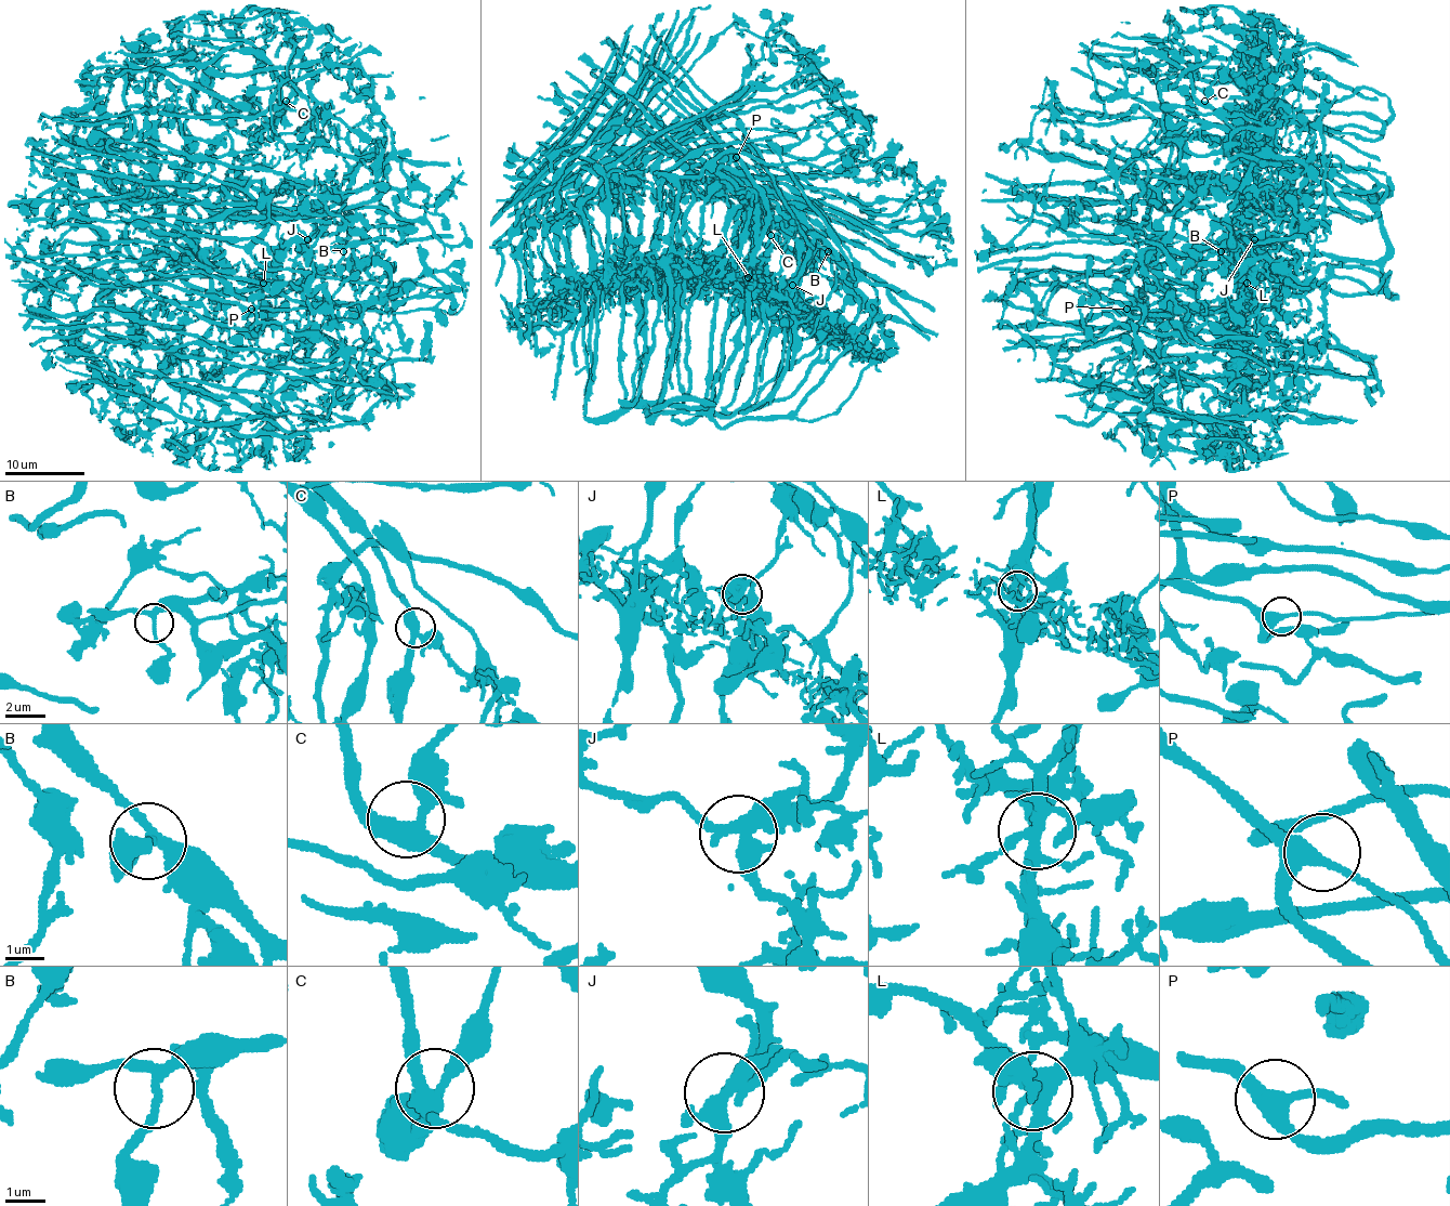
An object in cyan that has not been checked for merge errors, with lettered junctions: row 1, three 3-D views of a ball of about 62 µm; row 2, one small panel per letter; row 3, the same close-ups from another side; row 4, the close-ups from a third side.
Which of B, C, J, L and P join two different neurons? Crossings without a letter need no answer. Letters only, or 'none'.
none

